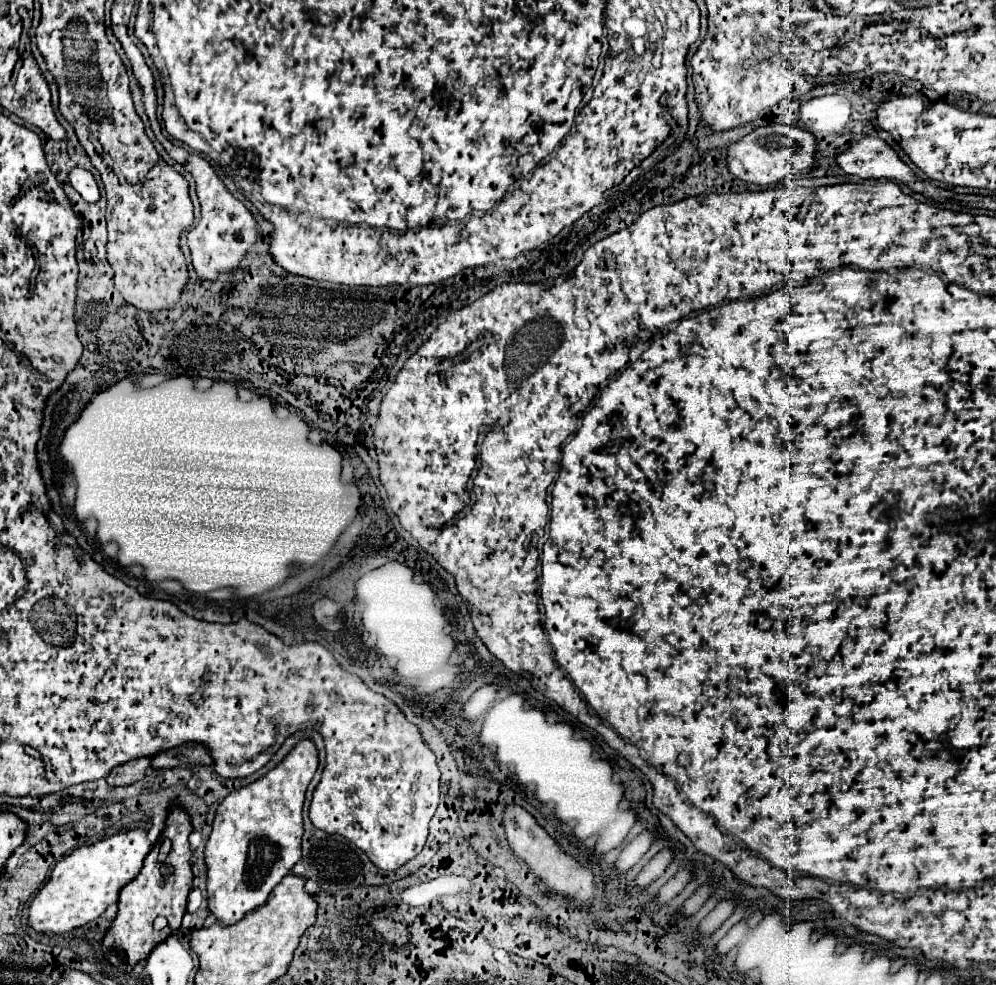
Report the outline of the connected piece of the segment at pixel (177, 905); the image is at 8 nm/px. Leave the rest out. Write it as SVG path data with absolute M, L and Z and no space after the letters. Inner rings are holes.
M170 806L168 816L166 816L166 830L162 832L162 838L170 838L172 842L168 856L160 860L162 842L158 840L152 852L146 856L144 866L138 872L138 876L130 884L126 884L126 888L122 888L120 892L120 900L118 900L120 910L104 938L104 946L120 950L128 958L130 966L134 966L140 960L146 960L154 944L166 940L174 930L180 928L182 916L186 912L186 900L188 900L188 894L192 890L192 880L194 880L192 864L190 864L192 848L188 842L190 832L192 832L192 824L190 824L188 812L182 806ZM158 916L166 916L168 920L168 926L162 930L154 930L154 920Z

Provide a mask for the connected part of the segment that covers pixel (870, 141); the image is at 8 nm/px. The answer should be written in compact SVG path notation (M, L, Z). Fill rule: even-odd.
M862 138L860 142L854 142L846 152L842 152L836 160L846 174L864 180L884 178L908 186L908 166L880 138Z

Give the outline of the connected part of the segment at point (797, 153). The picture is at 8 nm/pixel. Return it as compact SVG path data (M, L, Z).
M768 124L756 128L740 142L730 144L728 168L736 178L760 186L778 184L792 174L806 176L812 170L816 170L816 138L808 130L786 124Z

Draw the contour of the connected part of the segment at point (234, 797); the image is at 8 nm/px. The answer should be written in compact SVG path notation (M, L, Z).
M304 738L266 776L242 790L230 792L230 796L220 802L204 850L208 866L208 910L218 922L234 924L242 920L246 912L262 906L272 888L300 860L300 842L304 834L302 804L316 768L316 744Z

